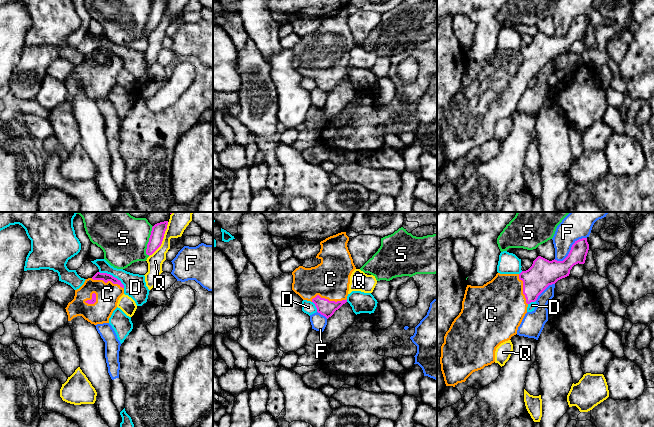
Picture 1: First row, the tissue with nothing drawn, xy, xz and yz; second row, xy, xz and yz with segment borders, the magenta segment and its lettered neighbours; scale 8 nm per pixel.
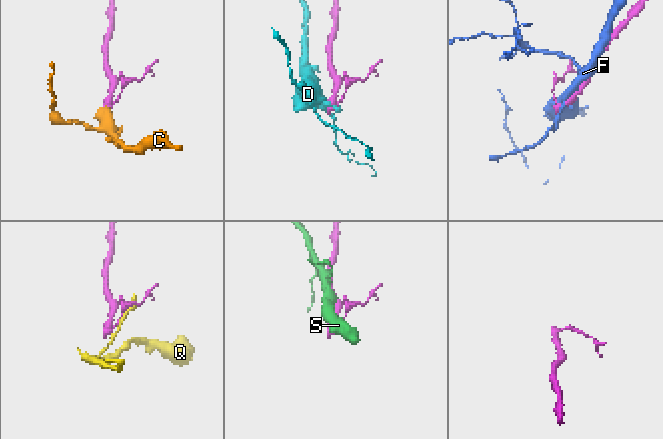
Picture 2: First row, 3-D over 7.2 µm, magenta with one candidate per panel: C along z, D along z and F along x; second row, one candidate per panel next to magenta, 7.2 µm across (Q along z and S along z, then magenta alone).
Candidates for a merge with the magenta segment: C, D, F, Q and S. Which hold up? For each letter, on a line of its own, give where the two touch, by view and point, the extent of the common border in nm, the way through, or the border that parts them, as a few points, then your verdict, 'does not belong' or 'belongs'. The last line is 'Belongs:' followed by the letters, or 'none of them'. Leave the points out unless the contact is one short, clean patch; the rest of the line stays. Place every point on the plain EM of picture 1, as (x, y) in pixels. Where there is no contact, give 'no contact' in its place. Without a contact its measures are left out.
C: contact xz (328, 76); length 280 nm; way xz (325, 83), (328, 76), (328, 58), (330, 55); belongs
D: contact xy (112, 52); length 240 nm; does not belong
F: contact yz (570, 26); length 320 nm; does not belong
Q: contact xy (162, 16); length 300 nm; does not belong
S: contact xy (149, 17); length 240 nm; does not belong
Belongs: C

